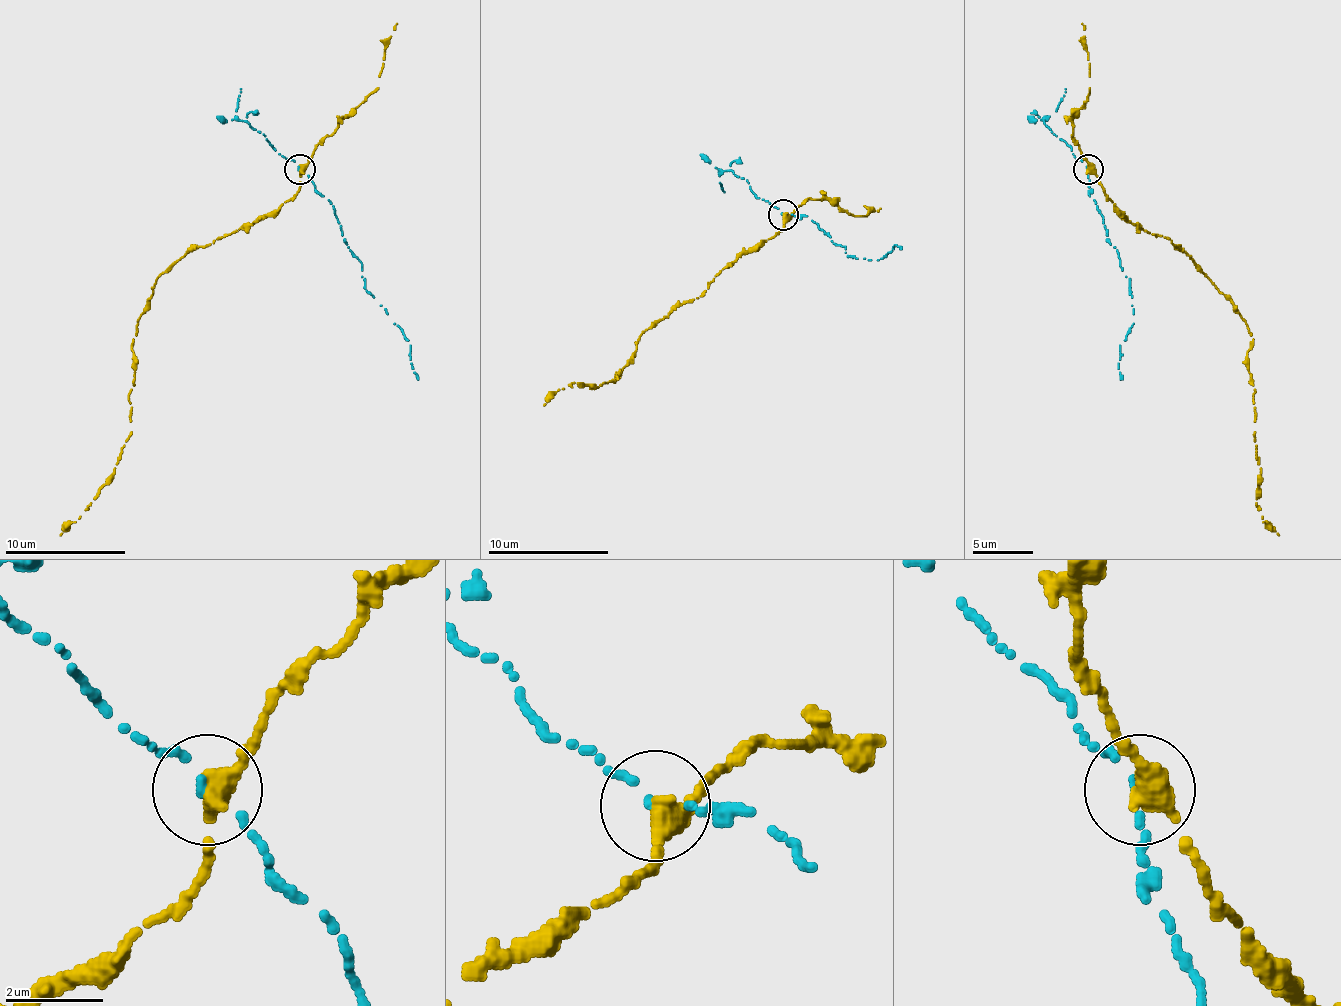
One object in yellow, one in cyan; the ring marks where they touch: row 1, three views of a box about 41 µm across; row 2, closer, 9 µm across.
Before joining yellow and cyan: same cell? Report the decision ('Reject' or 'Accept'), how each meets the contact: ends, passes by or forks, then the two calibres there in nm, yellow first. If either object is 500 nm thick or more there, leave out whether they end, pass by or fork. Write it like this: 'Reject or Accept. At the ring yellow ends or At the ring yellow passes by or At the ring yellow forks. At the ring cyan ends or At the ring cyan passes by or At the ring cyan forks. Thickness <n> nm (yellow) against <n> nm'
Reject. At the ring yellow passes by. At the ring cyan passes by. Thickness 400 nm (yellow) against 100 nm

